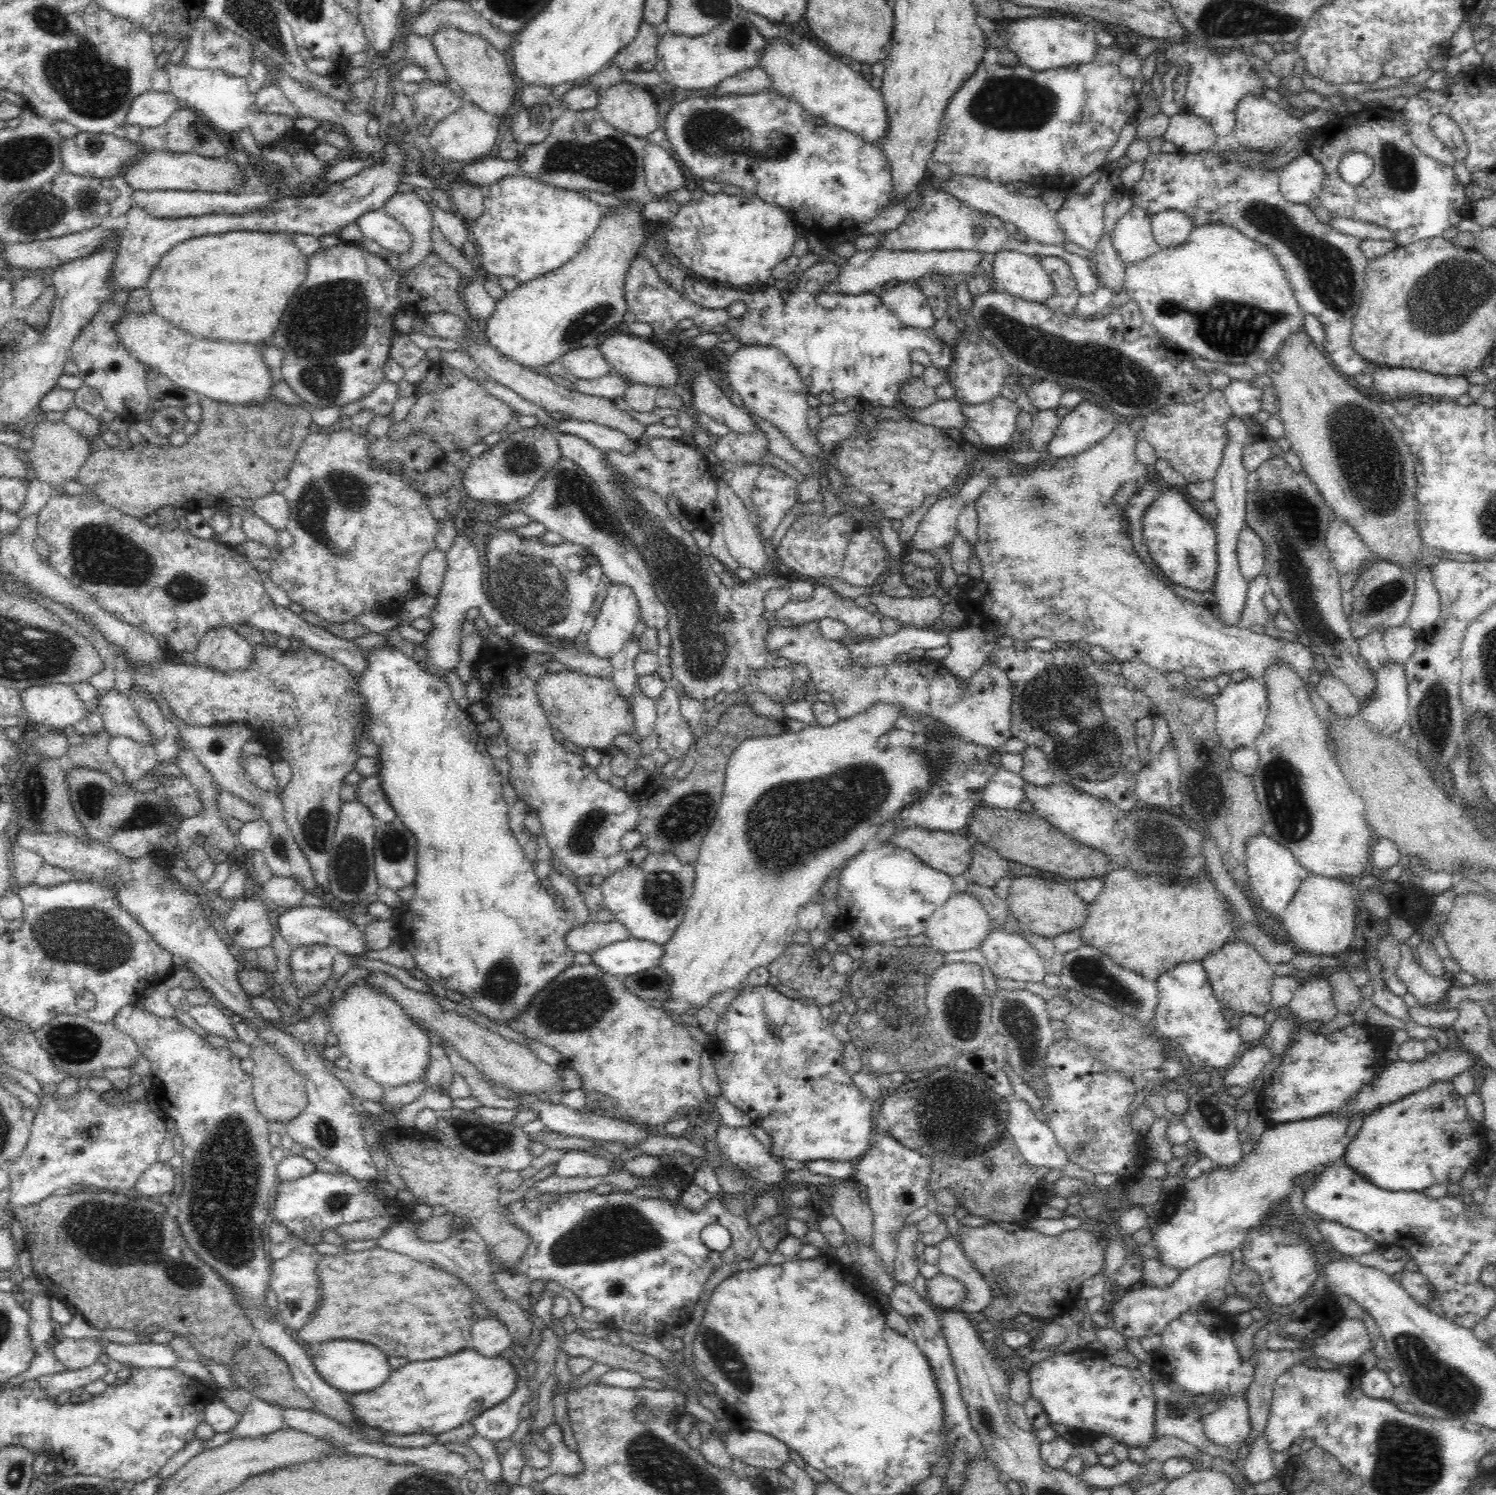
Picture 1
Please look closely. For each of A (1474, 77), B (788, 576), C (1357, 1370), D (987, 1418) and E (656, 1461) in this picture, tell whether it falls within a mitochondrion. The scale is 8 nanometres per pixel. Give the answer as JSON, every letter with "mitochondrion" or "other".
{"A":"other","B":"other","C":"other","D":"mitochondrion","E":"mitochondrion"}

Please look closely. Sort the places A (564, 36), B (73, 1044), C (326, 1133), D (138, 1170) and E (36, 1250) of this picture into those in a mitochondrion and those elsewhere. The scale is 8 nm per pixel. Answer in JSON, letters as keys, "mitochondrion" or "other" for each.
{"A":"other","B":"mitochondrion","C":"mitochondrion","D":"other","E":"other"}

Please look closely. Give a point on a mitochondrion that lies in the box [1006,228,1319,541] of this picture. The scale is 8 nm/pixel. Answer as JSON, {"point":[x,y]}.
{"point":[1237,334]}

